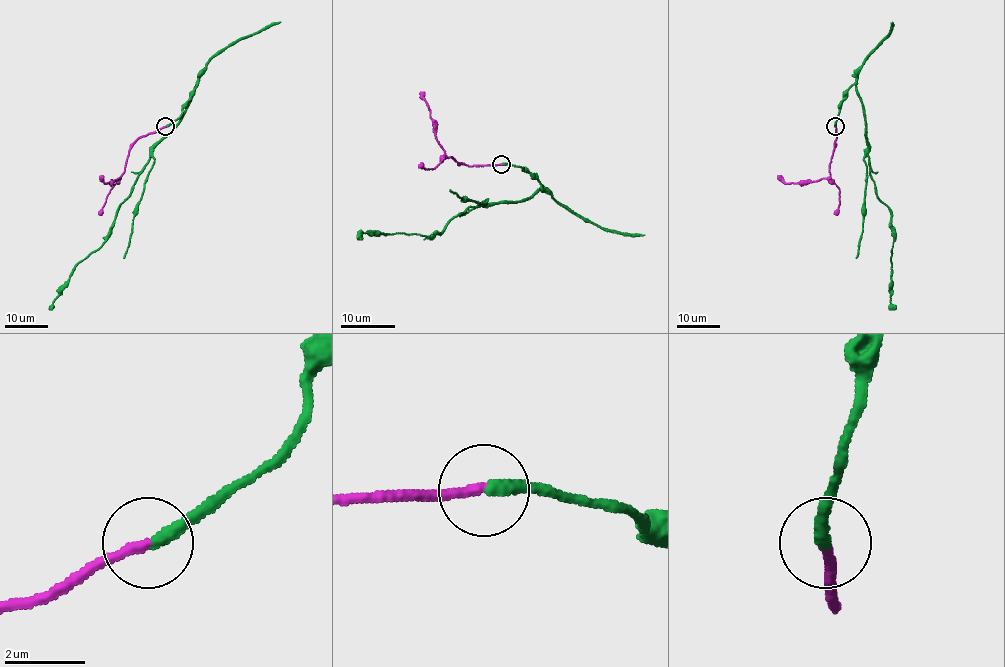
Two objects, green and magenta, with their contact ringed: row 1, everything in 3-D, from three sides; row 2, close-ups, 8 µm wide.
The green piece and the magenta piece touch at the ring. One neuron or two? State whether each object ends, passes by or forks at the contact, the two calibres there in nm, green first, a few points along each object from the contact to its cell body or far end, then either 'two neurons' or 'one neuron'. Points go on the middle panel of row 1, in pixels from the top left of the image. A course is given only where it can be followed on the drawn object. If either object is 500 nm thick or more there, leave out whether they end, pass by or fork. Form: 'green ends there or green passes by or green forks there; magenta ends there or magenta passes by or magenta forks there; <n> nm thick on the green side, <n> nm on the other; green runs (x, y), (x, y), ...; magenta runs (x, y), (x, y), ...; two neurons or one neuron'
green ends there; magenta ends there; 320 nm thick on the green side, 240 nm on the other; green runs (502, 164), (525, 169), (541, 187), (531, 197), (520, 201), (470, 206), (431, 236), (362, 232), (357, 238); magenta runs (502, 164), (466, 166), (451, 156), (447, 158), (437, 139), (435, 121), (430, 116), (422, 91); one neuron

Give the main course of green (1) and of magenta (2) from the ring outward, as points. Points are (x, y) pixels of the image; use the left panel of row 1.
1: (165, 127), (181, 115), (197, 84), (181, 121), (152, 149), (116, 211), (109, 238), (76, 265), (49, 309)
2: (165, 127), (137, 140), (120, 178), (107, 183), (101, 176)

